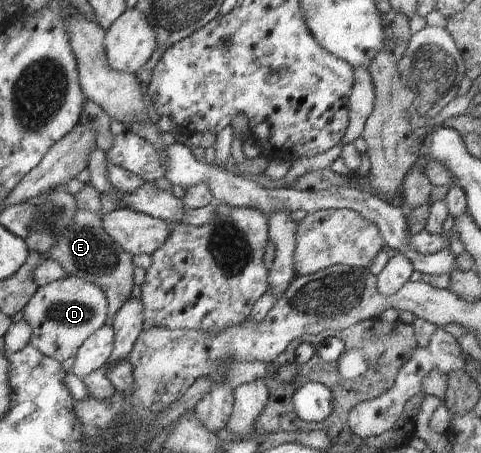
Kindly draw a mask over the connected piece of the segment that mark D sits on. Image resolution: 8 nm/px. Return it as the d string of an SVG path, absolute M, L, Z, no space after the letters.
M65 276L39 286L23 308L23 319L32 329L30 344L43 355L62 362L75 357L83 342L100 327L111 325L105 292L79 277Z

